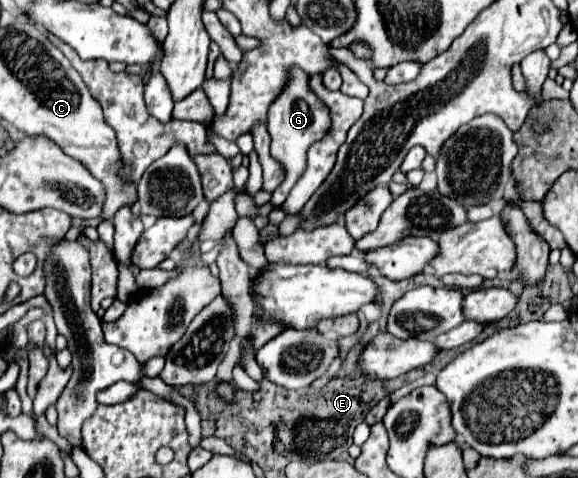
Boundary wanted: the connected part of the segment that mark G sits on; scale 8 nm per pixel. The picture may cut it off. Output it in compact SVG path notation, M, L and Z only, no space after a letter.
M300 69L290 71L290 81L286 83L286 89L278 95L278 99L270 105L268 111L268 133L272 137L270 155L282 165L284 169L284 181L278 185L278 189L272 193L272 203L278 207L286 201L290 189L296 185L296 181L306 171L306 151L314 141L320 141L330 131L330 109L312 93L308 91L308 77Z

